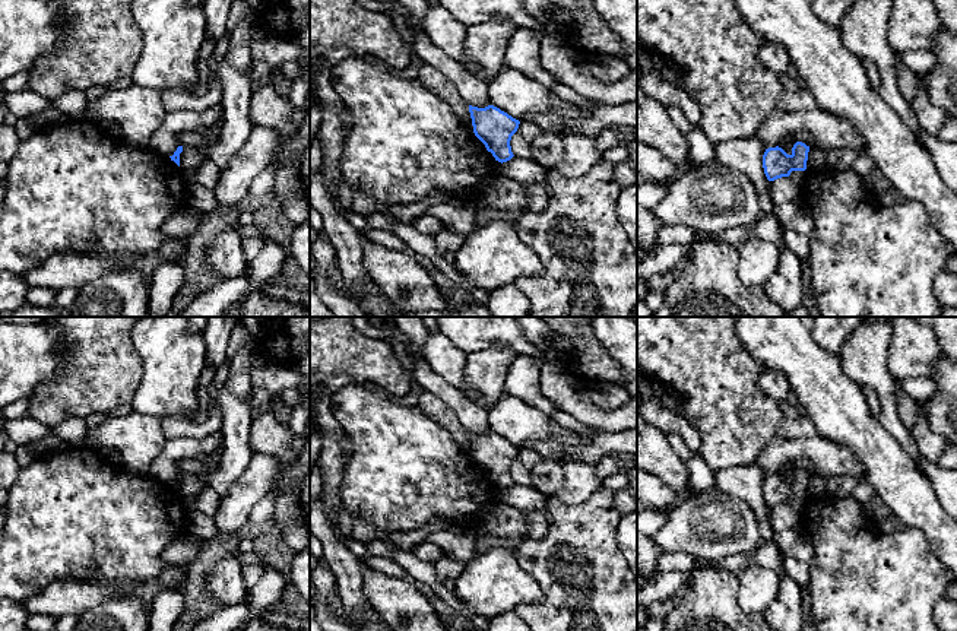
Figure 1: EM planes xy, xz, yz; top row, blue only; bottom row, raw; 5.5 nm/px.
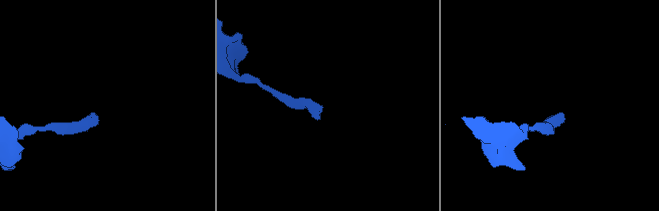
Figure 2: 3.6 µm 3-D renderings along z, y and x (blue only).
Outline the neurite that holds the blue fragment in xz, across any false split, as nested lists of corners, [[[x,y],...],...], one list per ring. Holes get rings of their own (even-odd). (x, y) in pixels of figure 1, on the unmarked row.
[[[469,432],[469,440],[473,460],[485,472],[487,478],[501,491],[510,488],[514,483],[510,467],[520,448],[494,432],[485,435]]]

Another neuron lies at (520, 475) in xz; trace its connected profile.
[[[519,459],[511,463],[510,467],[511,479],[516,485],[530,486],[532,473],[530,469],[526,467]]]

